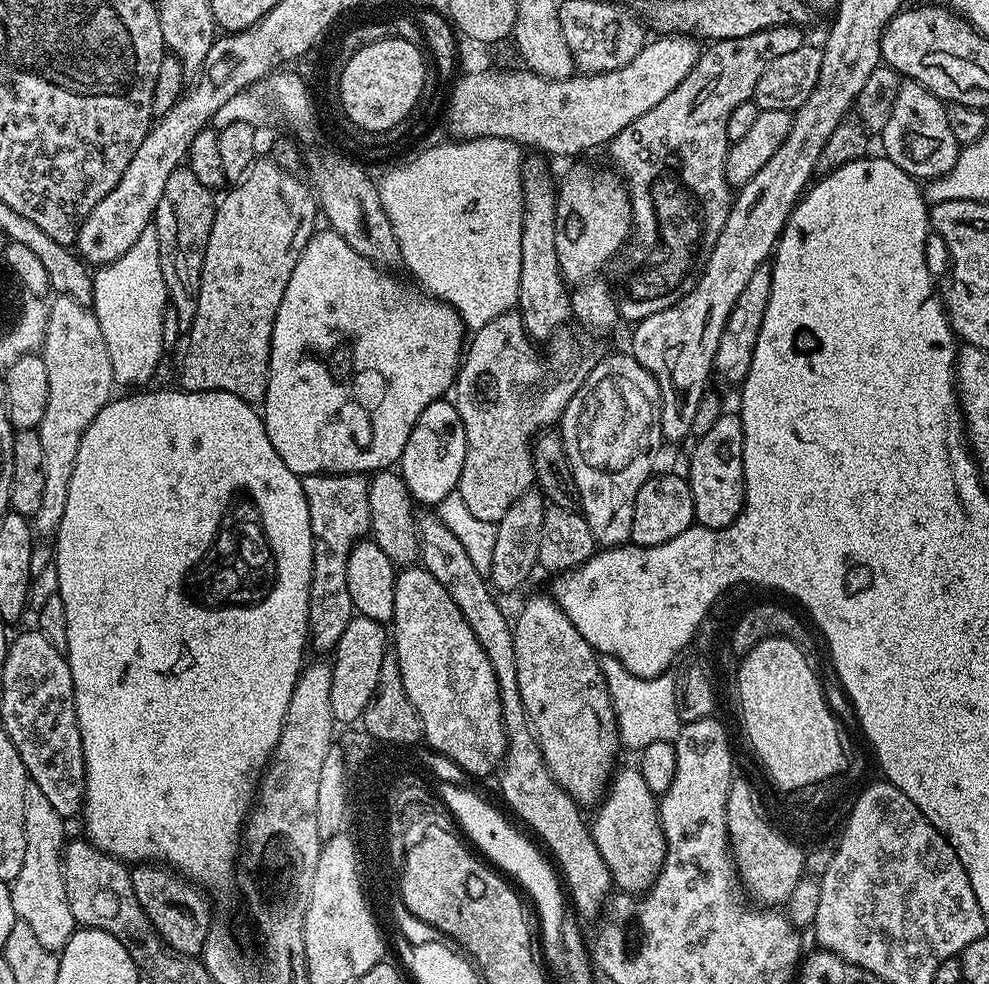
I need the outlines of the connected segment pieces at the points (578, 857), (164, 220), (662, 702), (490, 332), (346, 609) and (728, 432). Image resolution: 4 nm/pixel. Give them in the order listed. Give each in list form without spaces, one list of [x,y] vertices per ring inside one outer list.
[[[421,511],[417,515],[416,525],[420,539],[419,563],[427,572],[434,574],[442,586],[446,586],[446,594],[454,598],[454,606],[462,610],[462,618],[470,622],[474,638],[478,638],[482,650],[486,650],[486,658],[490,658],[490,666],[494,666],[502,706],[502,722],[508,731],[508,749],[504,751],[504,763],[498,772],[500,792],[504,795],[505,802],[512,807],[513,814],[522,823],[532,827],[531,835],[547,849],[551,859],[558,865],[571,907],[581,917],[599,917],[606,897],[614,888],[612,875],[606,862],[602,862],[602,854],[598,854],[589,821],[580,817],[581,805],[570,798],[570,794],[566,794],[566,790],[562,790],[562,786],[558,786],[550,774],[536,735],[528,724],[526,706],[522,706],[522,694],[518,690],[518,665],[514,659],[514,638],[509,617],[508,620],[504,617],[485,573],[474,570],[474,562],[470,562],[462,542],[450,534],[435,511]]]
[[[181,166],[175,168],[170,174],[170,179],[166,182],[166,190],[162,190],[162,199],[156,207],[154,227],[158,234],[158,258],[162,266],[162,278],[168,291],[169,305],[174,310],[178,310],[178,322],[181,329],[184,330],[191,329],[198,310],[200,275],[206,258],[206,246],[210,242],[210,230],[214,226],[218,203],[217,197],[212,196],[215,196],[213,189],[202,186],[202,182],[198,182],[198,178],[194,178],[194,174],[187,166]]]
[[[613,656],[600,660],[600,669],[604,675],[604,685],[612,699],[612,709],[616,715],[616,729],[620,735],[621,745],[629,748],[632,754],[639,754],[650,742],[675,741],[682,727],[676,709],[677,677],[672,674],[651,676],[649,680],[630,674],[622,662]]]
[[[516,310],[486,322],[486,326],[475,329],[473,336],[476,337],[473,340],[471,337],[467,345],[454,385],[454,403],[466,430],[466,462],[462,462],[458,491],[474,518],[482,518],[482,522],[496,525],[502,514],[514,506],[516,499],[533,487],[536,479],[532,459],[534,441],[551,424],[553,427],[559,421],[570,398],[574,398],[584,379],[591,374],[593,361],[576,356],[580,352],[576,344],[556,343],[551,345],[552,353],[543,360],[536,349],[539,347],[525,330],[520,313]]]
[[[341,472],[306,476],[303,482],[314,538],[314,574],[310,582],[308,611],[310,644],[320,651],[317,653],[328,654],[335,649],[338,638],[342,638],[354,615],[350,590],[346,586],[346,566],[354,545],[370,532],[370,480],[367,475],[358,472]]]
[[[720,414],[710,430],[702,433],[692,448],[686,479],[694,498],[695,523],[702,528],[725,528],[744,508],[744,435],[739,415]]]

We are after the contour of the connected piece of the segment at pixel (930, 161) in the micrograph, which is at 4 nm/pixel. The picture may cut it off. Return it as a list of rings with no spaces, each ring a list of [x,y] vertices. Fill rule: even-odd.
[[[909,79],[901,83],[890,118],[886,118],[886,126],[878,133],[878,140],[884,143],[882,152],[887,160],[920,182],[945,176],[954,166],[961,149],[950,131],[950,122],[946,122],[945,101],[937,98],[929,88],[923,88],[918,81]]]

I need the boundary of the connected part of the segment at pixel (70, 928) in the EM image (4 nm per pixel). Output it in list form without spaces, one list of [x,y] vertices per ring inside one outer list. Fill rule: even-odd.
[[[28,783],[22,806],[22,818],[26,830],[26,858],[22,858],[22,870],[18,870],[15,880],[11,881],[14,914],[17,920],[26,922],[46,950],[59,953],[70,942],[78,927],[74,914],[67,901],[66,882],[64,881],[64,826],[66,820],[50,806],[50,801],[38,786]]]

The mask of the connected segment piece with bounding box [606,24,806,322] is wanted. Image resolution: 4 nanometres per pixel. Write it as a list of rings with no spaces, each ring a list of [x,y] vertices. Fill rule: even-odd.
[[[787,24],[746,34],[746,38],[709,43],[708,48],[701,51],[694,70],[690,70],[690,74],[686,74],[686,78],[682,78],[682,82],[654,106],[654,110],[646,110],[638,122],[626,126],[626,130],[608,141],[608,156],[616,163],[615,171],[622,177],[632,200],[632,234],[619,257],[620,269],[615,280],[618,288],[620,283],[624,291],[620,292],[619,288],[615,298],[616,307],[625,321],[639,322],[650,318],[650,314],[674,306],[694,290],[732,209],[734,189],[726,178],[724,165],[730,147],[726,134],[730,114],[734,114],[734,106],[755,97],[758,78],[762,78],[766,66],[770,66],[774,58],[782,58],[782,54],[790,54],[806,43],[804,35],[795,24]]]

